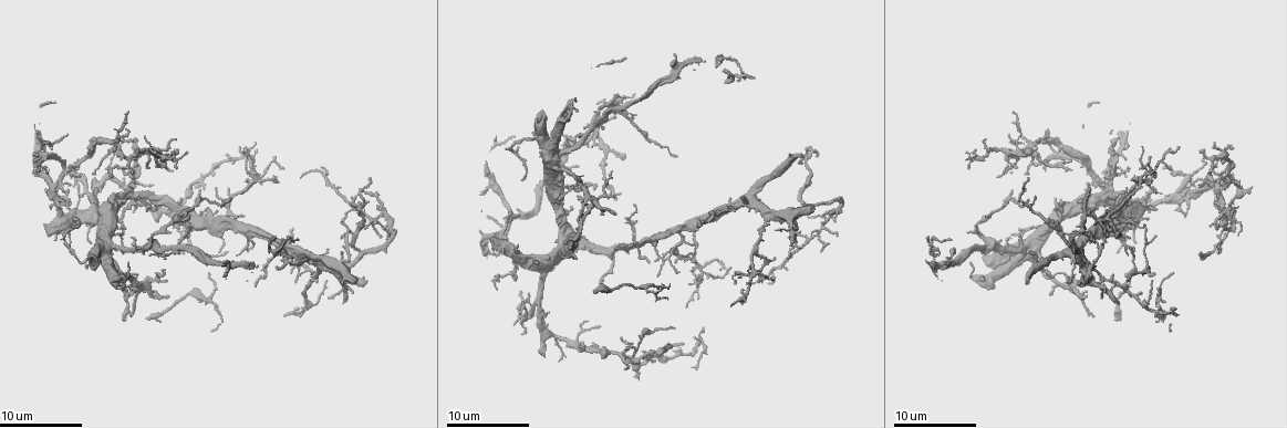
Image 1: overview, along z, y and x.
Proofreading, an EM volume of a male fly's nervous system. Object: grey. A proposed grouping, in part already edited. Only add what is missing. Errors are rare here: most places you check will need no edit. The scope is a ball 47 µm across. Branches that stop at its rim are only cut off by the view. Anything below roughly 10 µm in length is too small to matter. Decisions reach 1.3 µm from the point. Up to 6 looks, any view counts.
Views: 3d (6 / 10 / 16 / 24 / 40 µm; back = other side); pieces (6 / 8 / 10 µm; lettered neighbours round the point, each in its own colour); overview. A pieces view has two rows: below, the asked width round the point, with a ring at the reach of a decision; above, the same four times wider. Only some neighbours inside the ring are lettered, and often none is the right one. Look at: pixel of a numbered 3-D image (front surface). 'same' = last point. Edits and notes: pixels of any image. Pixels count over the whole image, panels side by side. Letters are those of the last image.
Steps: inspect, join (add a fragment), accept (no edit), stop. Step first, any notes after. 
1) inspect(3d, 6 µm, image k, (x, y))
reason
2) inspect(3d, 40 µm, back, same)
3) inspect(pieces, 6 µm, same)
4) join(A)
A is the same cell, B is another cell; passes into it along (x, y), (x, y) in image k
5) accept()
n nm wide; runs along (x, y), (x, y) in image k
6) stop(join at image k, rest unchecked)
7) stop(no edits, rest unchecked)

inspect(3d, 10 µm, image 1, (685, 343))
an open end

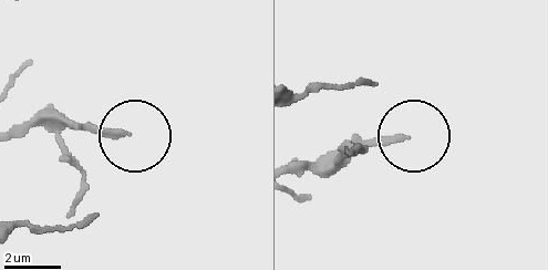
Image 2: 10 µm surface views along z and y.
inspect(pieces, 10 µm, image 2, (125, 132))

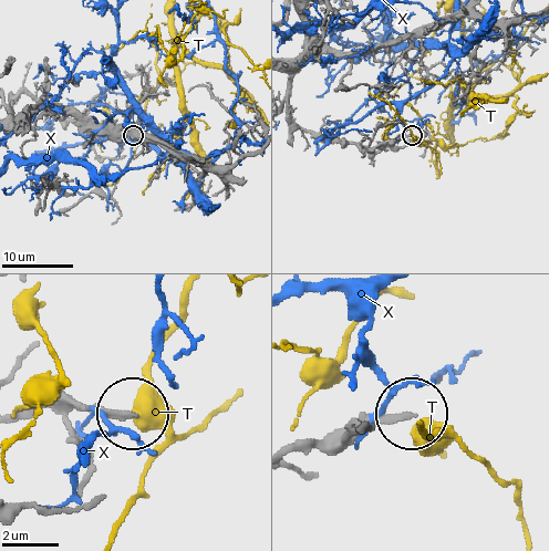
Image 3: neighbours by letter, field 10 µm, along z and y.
accept()
T and X are other cells; runs along (290, 453), (410, 412) in image 3; no lettered fragment goes on from it

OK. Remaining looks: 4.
inspect(pieces, 10 µm, image 1, (165, 295))
free end

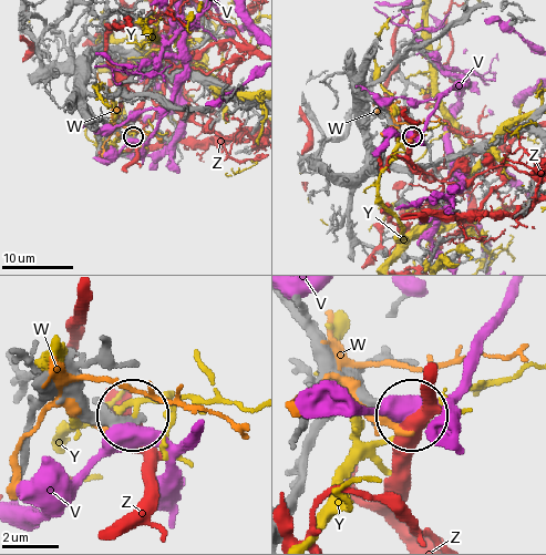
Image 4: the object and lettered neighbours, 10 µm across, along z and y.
accept()
V, W, Y and Z are other cells; none of them fits

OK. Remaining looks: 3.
inspect(3d, 10 µm, image 1, (1144, 229))
thin end

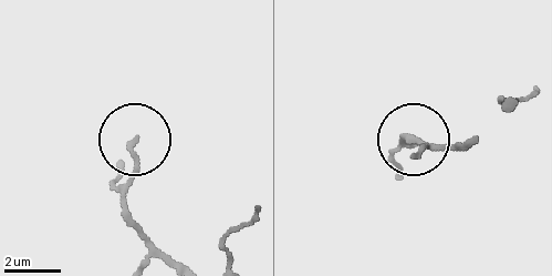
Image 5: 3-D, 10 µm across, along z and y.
inspect(pieces, 6 µm, image 5, (135, 139))

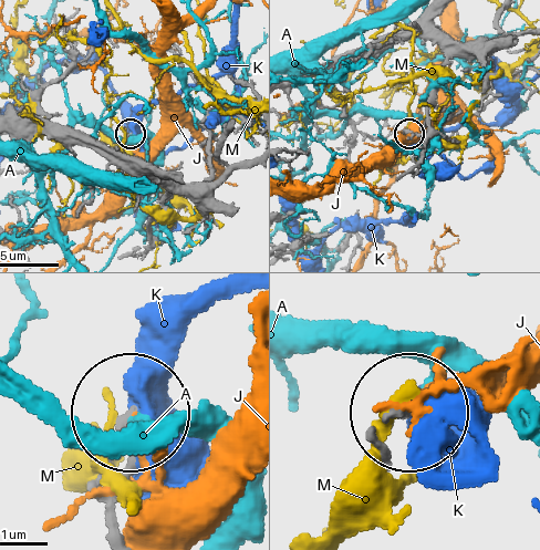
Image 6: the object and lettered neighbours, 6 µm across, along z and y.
accept()
A, J, K and M are other cells; runs along (122, 533), (114, 498), (126, 418) in image 6; no lettered fragment goes on from it

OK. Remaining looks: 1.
stop(no edits, rest unchecked)

